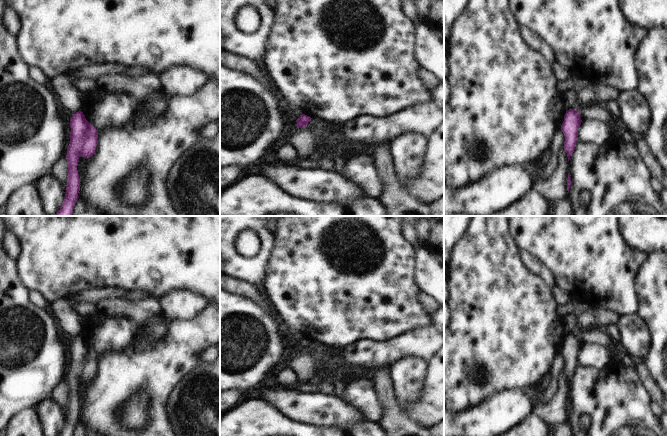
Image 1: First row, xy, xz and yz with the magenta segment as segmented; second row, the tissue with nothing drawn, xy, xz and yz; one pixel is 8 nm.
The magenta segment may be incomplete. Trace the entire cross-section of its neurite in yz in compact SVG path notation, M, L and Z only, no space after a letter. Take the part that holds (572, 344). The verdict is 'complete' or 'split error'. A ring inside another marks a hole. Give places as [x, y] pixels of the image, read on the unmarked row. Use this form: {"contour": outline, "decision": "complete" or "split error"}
{"contour": "M569 333L566 335L561 354L565 361L564 374L567 377L568 385L575 374L576 366L578 365L578 352L581 346L579 335L576 333Z", "decision": "complete"}

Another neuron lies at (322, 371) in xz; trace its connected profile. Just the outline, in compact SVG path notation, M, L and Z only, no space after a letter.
M316 363L316 377L322 377L327 379L328 381L331 381L333 374L330 368L326 367L321 363Z

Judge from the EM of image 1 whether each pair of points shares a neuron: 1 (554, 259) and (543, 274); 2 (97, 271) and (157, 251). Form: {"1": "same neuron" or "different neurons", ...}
{"1": "different neurons", "2": "same neuron"}

